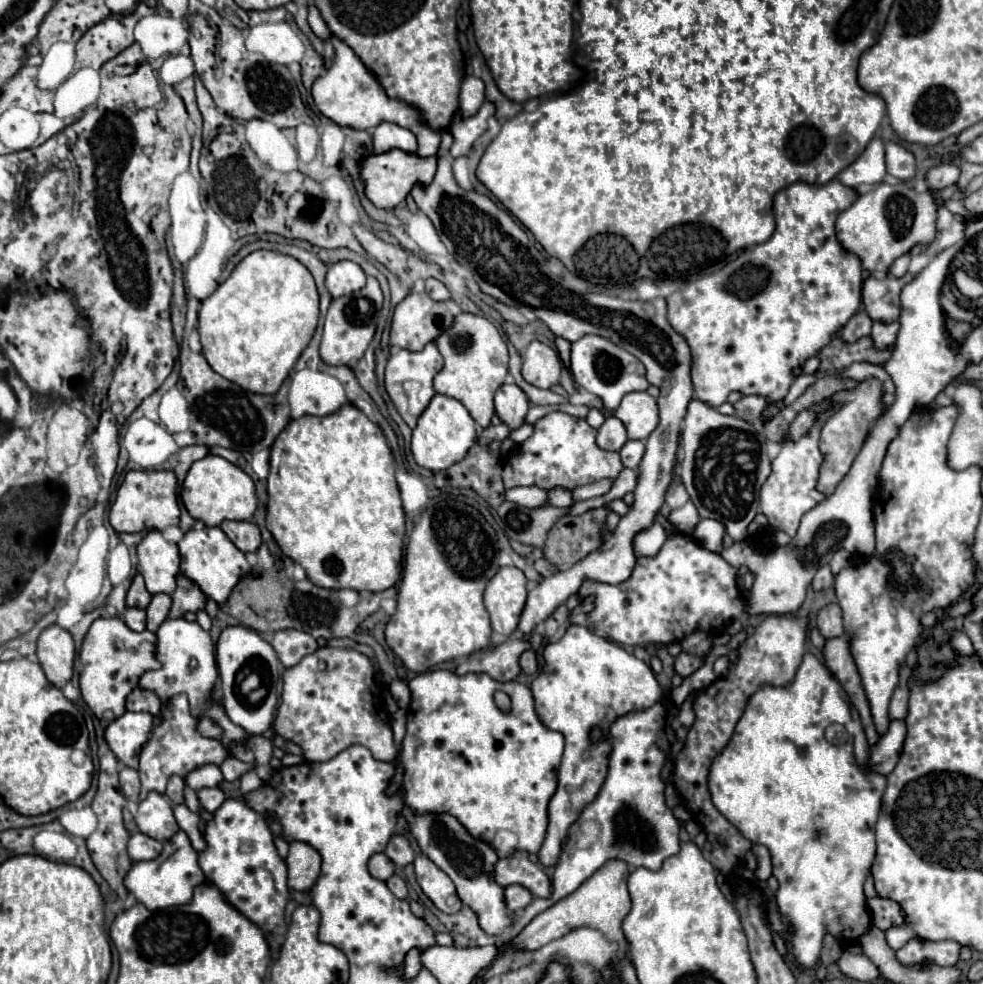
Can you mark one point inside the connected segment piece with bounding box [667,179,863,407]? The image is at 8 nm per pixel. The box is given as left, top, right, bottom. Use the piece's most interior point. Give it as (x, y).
(750, 324)

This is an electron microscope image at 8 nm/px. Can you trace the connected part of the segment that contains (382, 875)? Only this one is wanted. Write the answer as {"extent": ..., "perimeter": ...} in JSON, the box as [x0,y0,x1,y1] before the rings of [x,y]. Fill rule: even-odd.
{"extent":[369,853,395,881],"perimeter":[[[377,853],[369,859],[369,873],[375,879],[385,881],[395,873],[395,865],[393,865],[393,861],[389,861],[389,857],[385,853]]]}

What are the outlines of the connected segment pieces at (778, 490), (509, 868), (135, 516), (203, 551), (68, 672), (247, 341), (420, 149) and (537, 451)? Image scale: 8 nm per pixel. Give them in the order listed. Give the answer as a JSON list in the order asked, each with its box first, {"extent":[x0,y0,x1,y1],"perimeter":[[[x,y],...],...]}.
[{"extent":[761,421,825,535],"perimeter":[[[817,421],[813,425],[813,429],[805,437],[801,437],[799,441],[795,441],[795,443],[785,441],[781,445],[781,453],[773,461],[771,475],[763,483],[763,489],[761,489],[761,511],[763,511],[763,515],[769,519],[769,525],[773,529],[781,529],[787,535],[793,535],[799,527],[801,517],[825,499],[815,489],[817,477],[819,477],[819,465],[823,461],[821,453],[819,453],[819,429],[821,429],[821,423]]]},{"extent":[495,851,551,897],"perimeter":[[[515,851],[507,859],[499,859],[495,865],[495,881],[503,887],[507,885],[523,885],[535,897],[549,897],[551,895],[551,881],[543,873],[543,869],[529,861],[529,855],[523,851]]]},{"extent":[109,471,179,533],"perimeter":[[[129,471],[121,483],[115,503],[109,509],[109,523],[117,533],[139,533],[145,529],[163,531],[169,525],[179,525],[179,503],[177,503],[177,477],[173,471]]]},{"extent":[179,527,251,603],"perimeter":[[[205,527],[201,531],[191,529],[179,541],[179,553],[181,573],[193,579],[201,587],[201,591],[217,603],[225,603],[231,589],[239,583],[239,579],[251,571],[251,565],[247,563],[245,555],[229,541],[229,537],[219,527]]]},{"extent":[37,625,75,689],"perimeter":[[[49,625],[39,635],[37,657],[47,679],[61,689],[71,679],[75,661],[75,643],[69,631],[59,625]]]},{"extent":[199,251,319,395],"perimeter":[[[277,251],[249,253],[199,311],[203,355],[213,371],[245,391],[273,395],[309,345],[319,319],[319,295],[307,267]]]},{"extent":[311,37,441,157],"perimeter":[[[331,37],[331,43],[335,45],[335,59],[333,59],[331,67],[327,69],[327,73],[321,75],[313,83],[313,89],[311,89],[311,95],[313,95],[317,109],[325,117],[335,121],[337,125],[351,127],[351,129],[369,129],[373,125],[379,125],[381,121],[393,121],[393,123],[407,127],[415,133],[415,137],[417,137],[415,155],[419,155],[419,157],[437,155],[439,143],[441,143],[441,133],[431,129],[425,123],[421,111],[407,105],[405,101],[387,97],[385,89],[379,85],[379,81],[373,77],[373,73],[369,69],[365,69],[365,65],[361,63],[361,59],[353,53],[353,49],[349,45],[345,45],[337,37]]]},{"extent":[503,413,623,491],"perimeter":[[[549,413],[535,423],[535,433],[519,445],[519,453],[511,455],[503,463],[503,483],[507,489],[519,485],[537,485],[541,489],[565,487],[573,491],[575,487],[601,481],[605,477],[615,479],[623,469],[619,453],[603,451],[595,443],[597,431],[587,425],[585,419],[577,419],[567,413]]]}]

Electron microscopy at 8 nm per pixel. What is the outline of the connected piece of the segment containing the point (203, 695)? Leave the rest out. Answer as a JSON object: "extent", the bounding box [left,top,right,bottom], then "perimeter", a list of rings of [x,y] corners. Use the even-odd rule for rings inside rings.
{"extent":[139,619,217,713],"perimeter":[[[167,619],[161,623],[157,631],[157,659],[163,663],[157,671],[147,671],[139,687],[155,691],[163,703],[167,703],[177,693],[187,693],[193,713],[201,711],[201,705],[207,703],[207,699],[213,693],[213,685],[217,681],[217,663],[215,663],[215,643],[211,635],[199,627],[197,621],[185,621],[185,619]],[[191,659],[197,661],[197,667],[191,667]]]}

